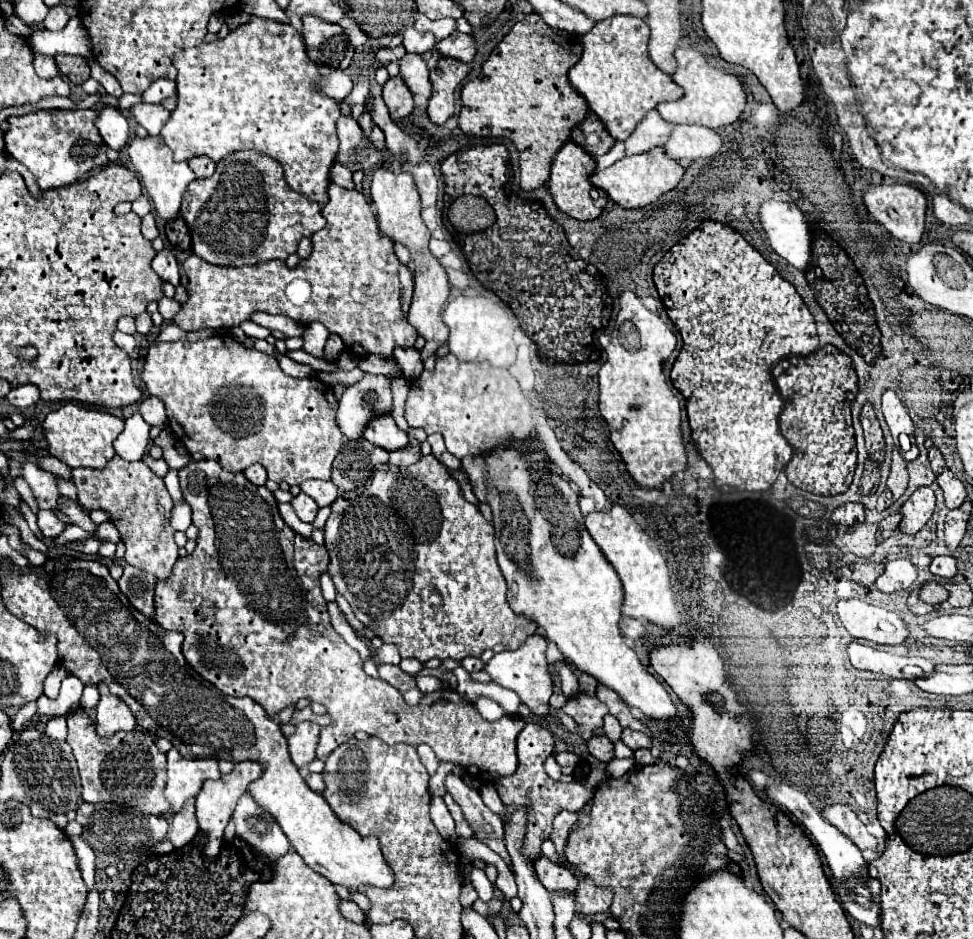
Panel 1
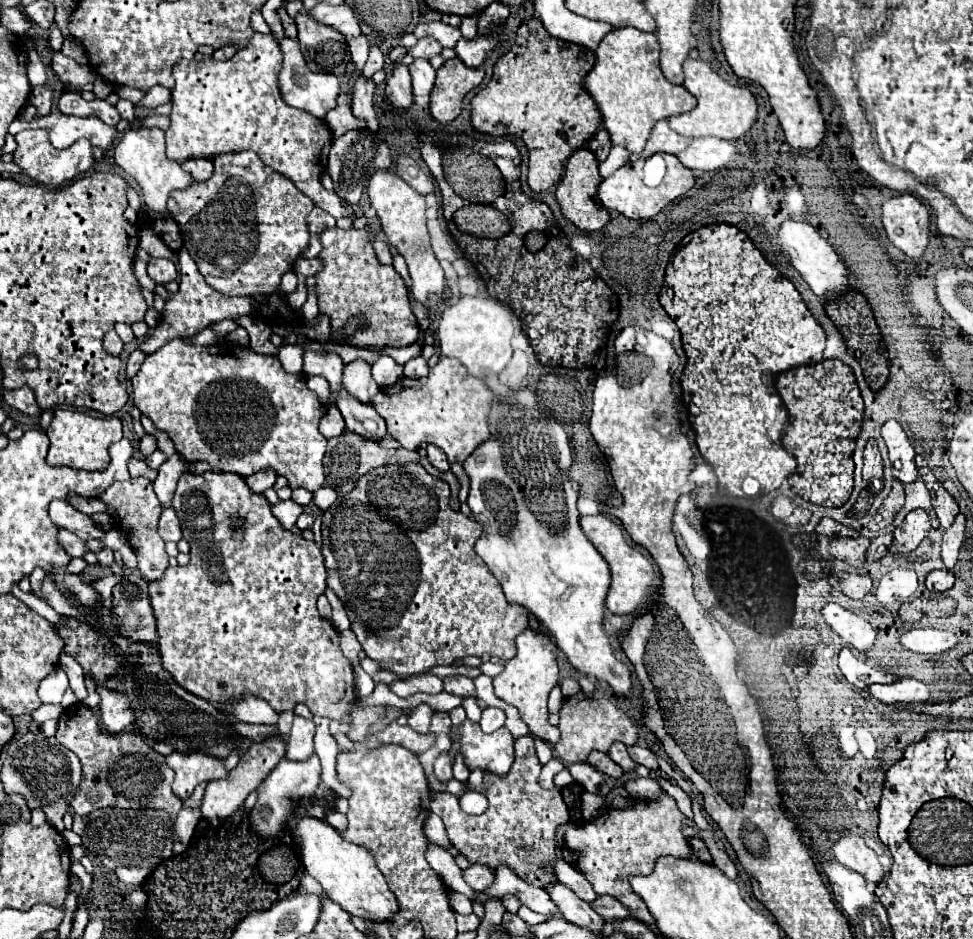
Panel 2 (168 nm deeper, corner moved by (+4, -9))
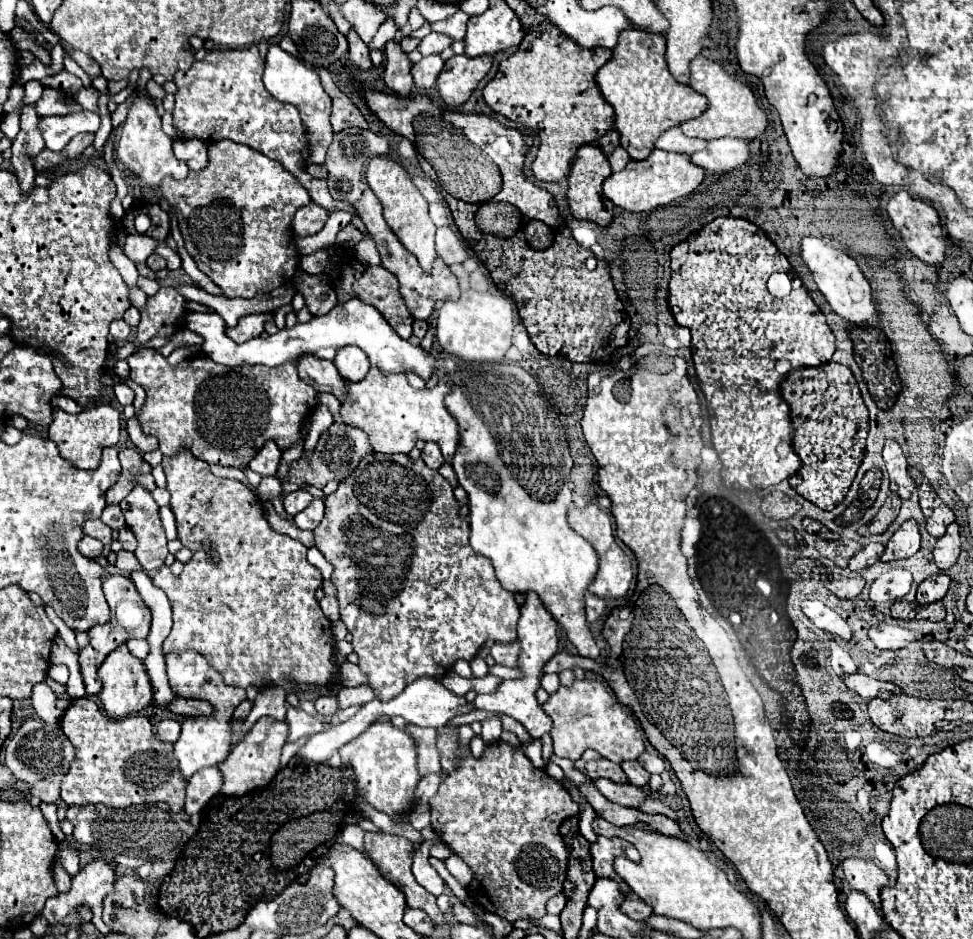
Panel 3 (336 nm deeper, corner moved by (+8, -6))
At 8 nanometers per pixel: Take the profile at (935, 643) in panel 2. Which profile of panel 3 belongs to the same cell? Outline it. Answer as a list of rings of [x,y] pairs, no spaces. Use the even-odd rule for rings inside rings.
[[[878,623],[868,627],[868,637],[878,649],[902,649],[910,641],[914,641],[914,631],[898,627],[898,625],[888,625],[888,623]]]

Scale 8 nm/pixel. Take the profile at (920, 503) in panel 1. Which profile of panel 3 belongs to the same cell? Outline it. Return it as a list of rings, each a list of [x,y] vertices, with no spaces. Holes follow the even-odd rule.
[[[906,521],[886,543],[886,551],[880,557],[880,561],[896,561],[896,559],[906,559],[918,553],[920,549],[920,531],[916,521]]]

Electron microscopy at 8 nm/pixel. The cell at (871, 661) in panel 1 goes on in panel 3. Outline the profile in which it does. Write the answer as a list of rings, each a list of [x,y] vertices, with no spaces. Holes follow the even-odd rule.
[[[832,647],[830,649],[830,665],[832,665],[836,675],[856,673],[856,665],[848,659],[848,653],[844,649],[840,649],[840,647]]]

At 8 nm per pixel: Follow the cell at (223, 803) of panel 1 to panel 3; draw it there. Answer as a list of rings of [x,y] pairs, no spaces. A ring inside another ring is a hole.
[[[274,717],[258,719],[254,727],[246,733],[246,737],[232,747],[226,761],[218,765],[224,775],[222,793],[224,795],[244,795],[252,789],[268,785],[268,781],[272,781],[272,777],[276,777],[276,773],[280,771],[280,755],[282,755],[282,747],[286,739],[288,739],[286,721],[278,721]]]

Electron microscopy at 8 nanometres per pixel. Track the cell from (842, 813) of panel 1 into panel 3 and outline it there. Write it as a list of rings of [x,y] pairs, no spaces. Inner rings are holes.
[[[846,859],[844,861],[844,875],[852,889],[864,893],[880,911],[880,891],[890,885],[886,873],[874,865],[870,859]]]

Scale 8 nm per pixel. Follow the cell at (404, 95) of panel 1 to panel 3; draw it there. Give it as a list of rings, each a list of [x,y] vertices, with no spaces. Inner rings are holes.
[[[388,41],[386,43],[386,69],[384,69],[384,81],[386,85],[396,93],[396,95],[410,95],[414,81],[410,75],[412,63],[406,57],[406,53],[402,51],[400,43],[396,41]]]

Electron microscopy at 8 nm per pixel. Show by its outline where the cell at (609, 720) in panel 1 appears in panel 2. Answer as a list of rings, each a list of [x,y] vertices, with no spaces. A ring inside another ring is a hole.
[[[616,742],[616,744],[612,744],[612,748],[610,748],[610,758],[618,764],[618,766],[622,766],[624,770],[634,770],[634,762],[632,762],[632,758],[628,756],[628,752],[626,752],[626,746],[624,744],[620,744],[620,742]]]

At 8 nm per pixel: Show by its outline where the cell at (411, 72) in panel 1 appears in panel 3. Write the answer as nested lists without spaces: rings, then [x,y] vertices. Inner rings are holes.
[[[440,55],[422,57],[422,61],[412,67],[412,77],[414,77],[416,87],[418,89],[430,89],[430,85],[436,83],[436,79],[438,79],[444,63],[446,61]]]

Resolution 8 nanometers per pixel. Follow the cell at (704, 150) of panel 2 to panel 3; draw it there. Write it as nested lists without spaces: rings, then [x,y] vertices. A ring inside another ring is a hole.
[[[724,137],[708,141],[708,147],[704,151],[692,155],[692,163],[706,169],[706,173],[728,173],[748,163],[750,157],[752,151],[746,141]]]

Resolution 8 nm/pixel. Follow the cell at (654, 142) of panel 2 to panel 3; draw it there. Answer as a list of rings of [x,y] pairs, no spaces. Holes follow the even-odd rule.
[[[678,127],[668,129],[656,141],[656,149],[664,149],[664,151],[672,151],[672,153],[686,153],[686,155],[692,155],[692,153],[704,149],[704,147],[706,147],[706,141],[686,137]]]

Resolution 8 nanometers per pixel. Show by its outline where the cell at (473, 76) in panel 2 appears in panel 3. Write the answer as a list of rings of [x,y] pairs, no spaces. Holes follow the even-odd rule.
[[[454,55],[452,59],[448,59],[438,77],[438,91],[444,103],[446,105],[466,103],[476,85],[490,71],[490,67],[492,59],[488,55],[480,57]]]

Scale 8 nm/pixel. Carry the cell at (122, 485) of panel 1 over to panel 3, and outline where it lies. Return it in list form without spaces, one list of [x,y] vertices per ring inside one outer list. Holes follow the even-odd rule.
[[[136,485],[130,495],[120,503],[126,527],[136,535],[138,549],[134,555],[138,557],[144,571],[156,571],[164,565],[168,555],[168,539],[158,517],[158,505],[152,499],[152,493],[142,485]]]

